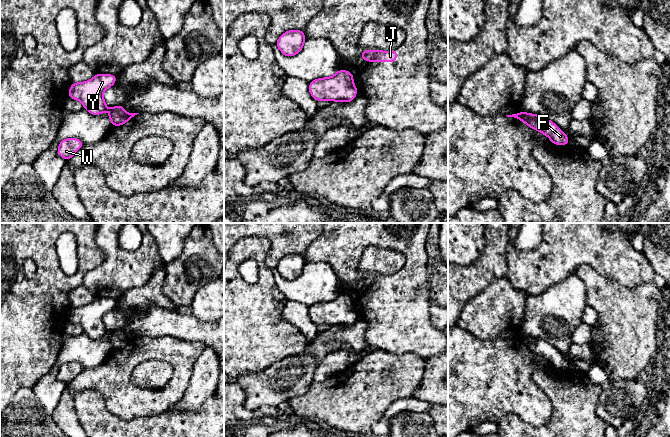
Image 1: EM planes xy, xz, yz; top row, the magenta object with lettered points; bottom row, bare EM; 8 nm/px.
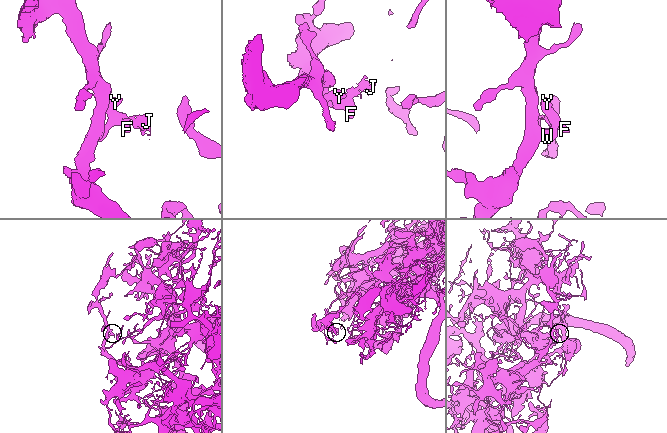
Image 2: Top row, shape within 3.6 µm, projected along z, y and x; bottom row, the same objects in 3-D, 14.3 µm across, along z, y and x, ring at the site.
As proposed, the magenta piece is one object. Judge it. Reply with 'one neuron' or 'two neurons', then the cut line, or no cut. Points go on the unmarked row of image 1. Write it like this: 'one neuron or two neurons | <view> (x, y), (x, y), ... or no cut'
two neurons | yz (520, 336), (523, 344)

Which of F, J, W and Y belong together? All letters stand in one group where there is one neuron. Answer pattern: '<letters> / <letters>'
F W Y / J

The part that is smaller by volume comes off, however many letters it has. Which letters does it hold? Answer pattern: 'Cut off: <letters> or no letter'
Cut off: J

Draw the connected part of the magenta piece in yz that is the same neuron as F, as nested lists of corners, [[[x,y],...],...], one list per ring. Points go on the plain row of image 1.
[[[524,335],[520,337],[523,341],[523,346],[527,350],[546,359],[551,364],[551,367],[555,369],[570,368],[567,359],[548,342],[542,339],[526,337]]]

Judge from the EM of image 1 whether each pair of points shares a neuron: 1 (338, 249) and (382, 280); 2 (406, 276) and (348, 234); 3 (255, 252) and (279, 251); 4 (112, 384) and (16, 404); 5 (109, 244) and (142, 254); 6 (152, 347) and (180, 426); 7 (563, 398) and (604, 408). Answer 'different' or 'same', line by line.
1: same
2: same
3: different
4: different
5: same
6: different
7: different

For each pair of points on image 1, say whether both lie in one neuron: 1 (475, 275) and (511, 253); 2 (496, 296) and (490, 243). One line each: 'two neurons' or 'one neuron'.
1: two neurons
2: two neurons

